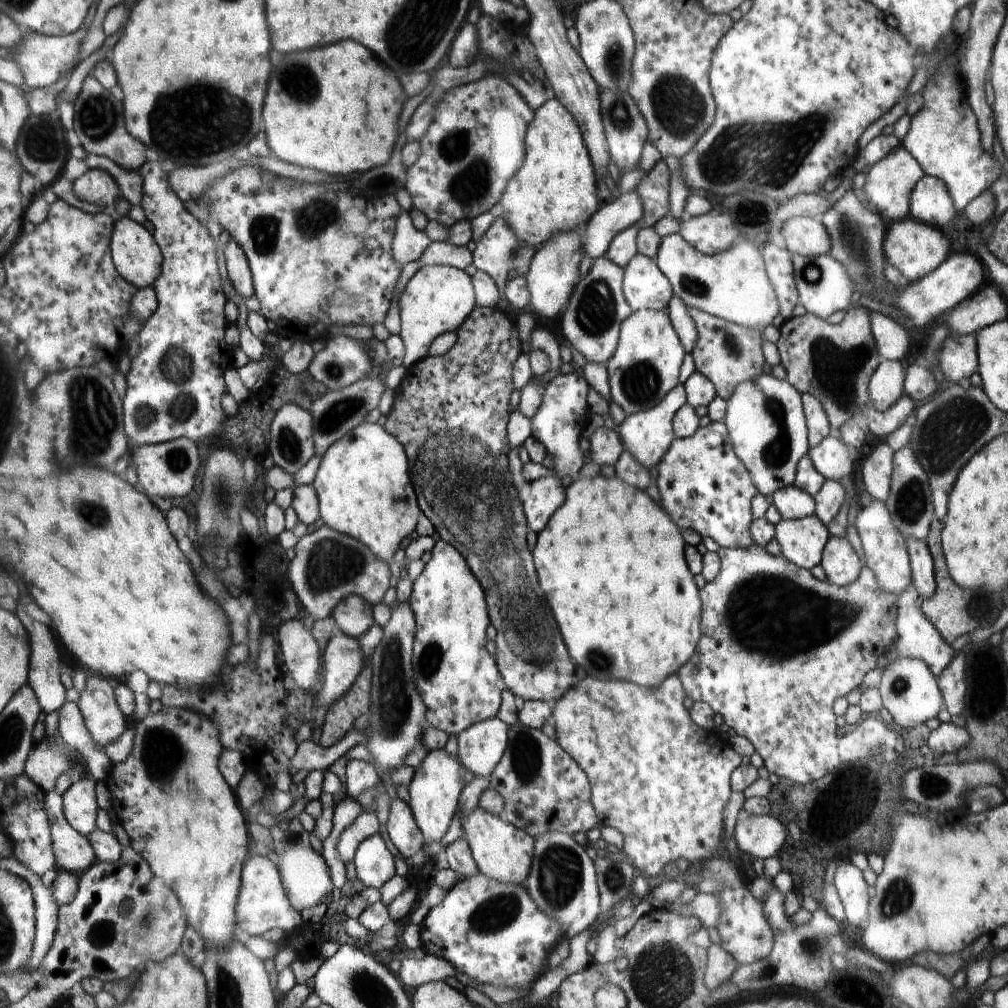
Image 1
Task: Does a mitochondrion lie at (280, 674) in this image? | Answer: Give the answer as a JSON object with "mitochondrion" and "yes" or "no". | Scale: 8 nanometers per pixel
{"mitochondrion":"no"}

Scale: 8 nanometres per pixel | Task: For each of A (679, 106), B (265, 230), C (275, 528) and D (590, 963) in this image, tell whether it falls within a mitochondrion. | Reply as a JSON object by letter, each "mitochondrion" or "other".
{"A":"mitochondrion","B":"mitochondrion","C":"other","D":"other"}

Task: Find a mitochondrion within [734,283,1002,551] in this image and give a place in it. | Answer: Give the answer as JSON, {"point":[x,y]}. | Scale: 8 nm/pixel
{"point":[948,434]}

